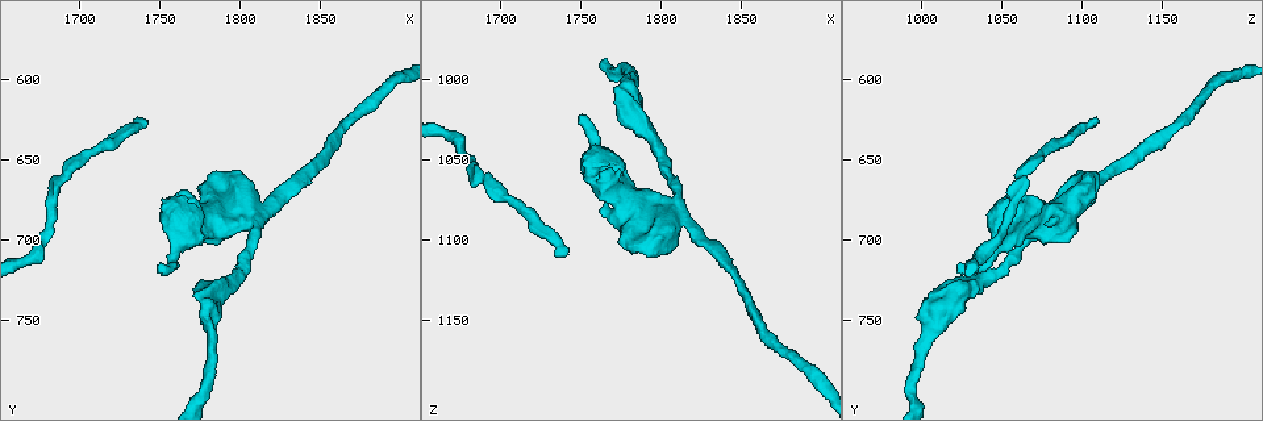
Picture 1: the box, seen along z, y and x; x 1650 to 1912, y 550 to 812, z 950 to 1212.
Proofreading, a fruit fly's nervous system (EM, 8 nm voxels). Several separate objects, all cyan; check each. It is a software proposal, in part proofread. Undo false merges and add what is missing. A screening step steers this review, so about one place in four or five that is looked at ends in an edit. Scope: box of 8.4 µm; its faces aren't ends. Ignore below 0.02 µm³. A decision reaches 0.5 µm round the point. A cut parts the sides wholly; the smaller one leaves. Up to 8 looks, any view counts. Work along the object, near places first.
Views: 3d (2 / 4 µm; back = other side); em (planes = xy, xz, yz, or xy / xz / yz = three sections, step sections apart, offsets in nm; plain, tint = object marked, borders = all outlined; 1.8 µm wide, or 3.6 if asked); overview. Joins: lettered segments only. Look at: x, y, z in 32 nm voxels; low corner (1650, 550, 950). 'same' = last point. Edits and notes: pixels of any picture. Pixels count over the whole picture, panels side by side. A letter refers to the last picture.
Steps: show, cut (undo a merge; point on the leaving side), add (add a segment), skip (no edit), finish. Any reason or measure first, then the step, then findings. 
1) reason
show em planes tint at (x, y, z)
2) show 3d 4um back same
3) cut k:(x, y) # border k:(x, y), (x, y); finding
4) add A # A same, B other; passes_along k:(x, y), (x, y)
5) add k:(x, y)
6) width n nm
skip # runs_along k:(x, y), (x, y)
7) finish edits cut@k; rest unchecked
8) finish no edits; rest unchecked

free end
show em planes plain at (1748, 720, 1022)

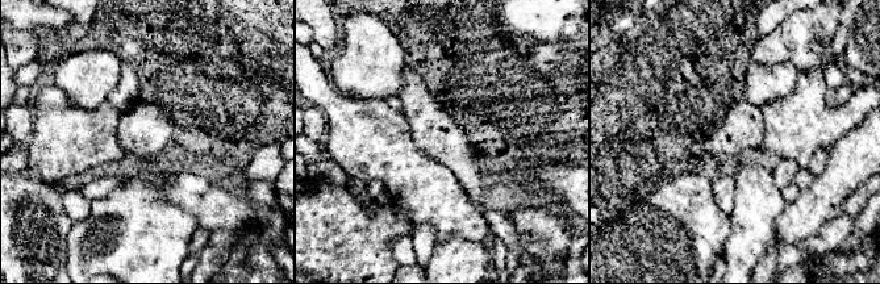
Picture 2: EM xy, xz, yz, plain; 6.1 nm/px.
what lies round it
show em planes borders same

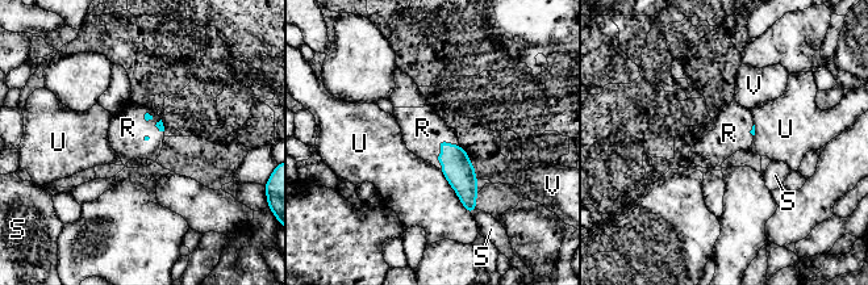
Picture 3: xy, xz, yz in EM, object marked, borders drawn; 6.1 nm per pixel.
longest_contact U 360 nm
add 3:(422, 128) # R same, S other, U other, V other; it goes on there

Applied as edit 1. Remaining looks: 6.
sudden change in width
show 3d 4um at (1770, 690, 1062)

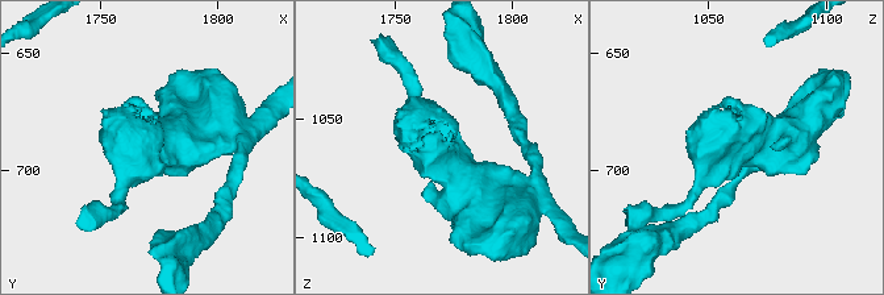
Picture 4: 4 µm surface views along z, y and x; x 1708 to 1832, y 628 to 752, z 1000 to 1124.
show em planes plain at (1769, 690, 1061)

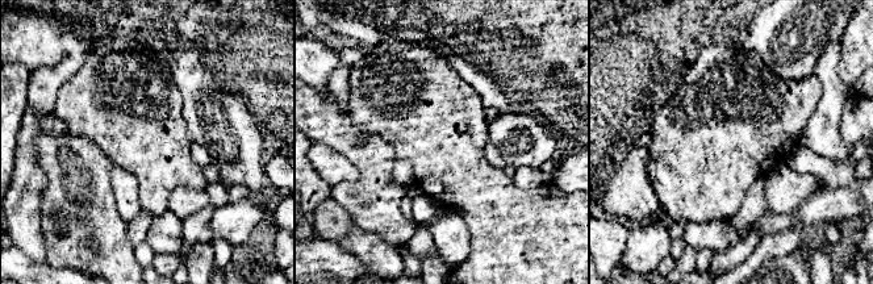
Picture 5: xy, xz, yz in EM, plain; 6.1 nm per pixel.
show em planes borders same

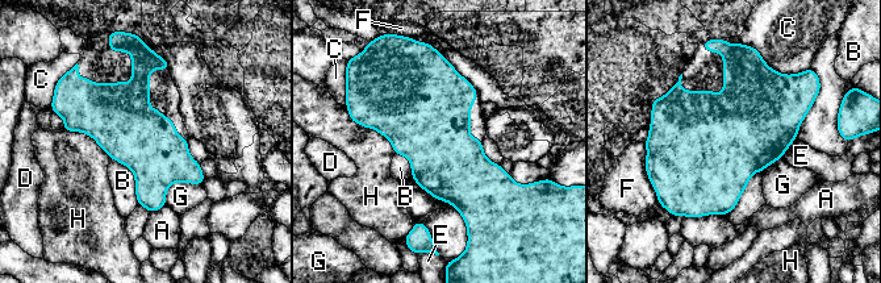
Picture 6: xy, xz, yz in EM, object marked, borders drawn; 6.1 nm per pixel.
longest_contact H 340 nm
skip # A other, B other, C other, D other, E other, F other, G other, H other; border 6:(109, 157), (132, 171), (138, 203); all the same neuron

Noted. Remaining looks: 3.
an open end
show em xy step 4 borders at (1738, 628, 1110)

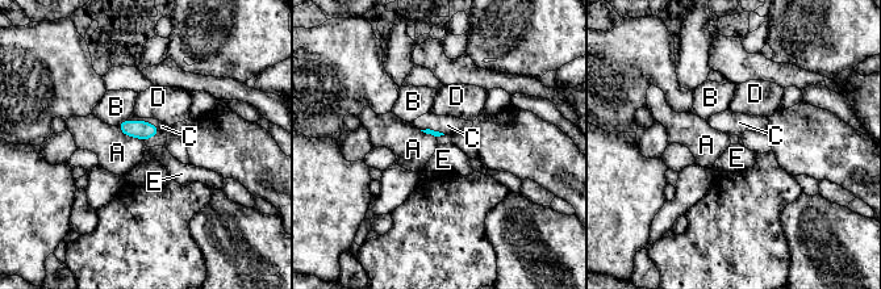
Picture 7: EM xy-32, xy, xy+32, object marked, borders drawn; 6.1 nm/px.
add 7:(162, 126) # A other, B other, C same, D other, E other; the neuron continues

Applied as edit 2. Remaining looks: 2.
finish edits add@3, add@7; rest unchecked

